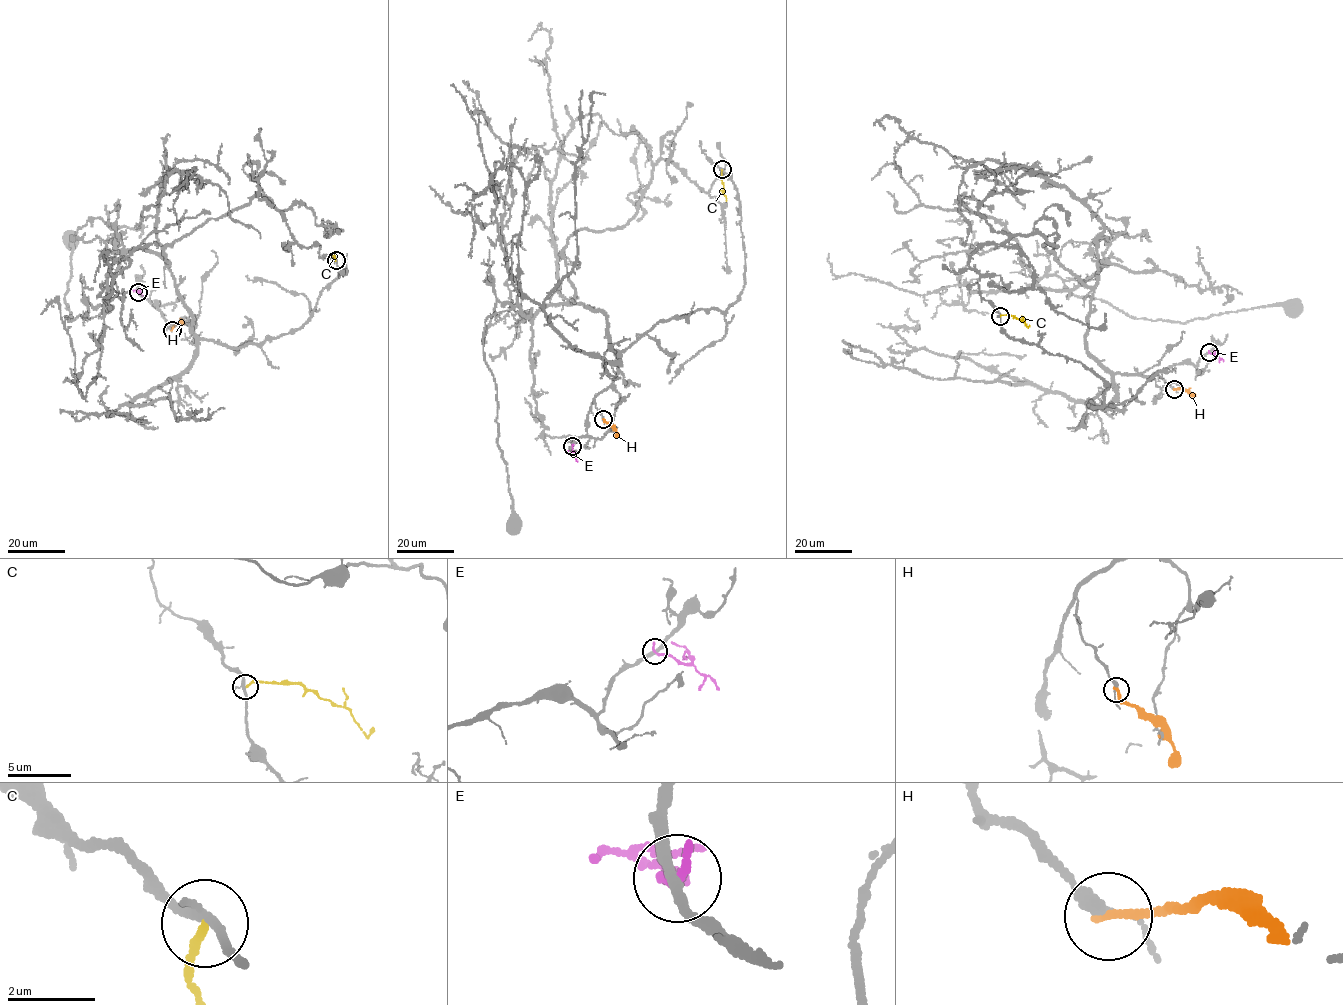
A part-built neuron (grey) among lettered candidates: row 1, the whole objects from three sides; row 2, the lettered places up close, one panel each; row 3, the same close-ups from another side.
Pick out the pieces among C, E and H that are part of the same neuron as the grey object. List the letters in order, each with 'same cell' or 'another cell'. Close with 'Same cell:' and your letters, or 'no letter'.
C: another cell
E: another cell
H: another cell
Same cell: no letter

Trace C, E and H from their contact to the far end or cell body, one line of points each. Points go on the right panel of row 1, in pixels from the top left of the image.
C: (1000, 316), (1013, 315), (1029, 325)
E: (1209, 352), (1223, 361)
H: (1174, 389), (1181, 388), (1194, 395)

